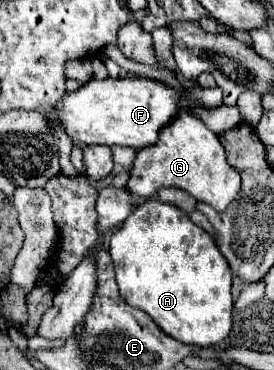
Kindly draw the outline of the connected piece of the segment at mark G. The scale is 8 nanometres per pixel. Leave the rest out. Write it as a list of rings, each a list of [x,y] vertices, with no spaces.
[[[178,116],[172,126],[162,130],[158,142],[138,152],[134,168],[130,170],[128,190],[134,196],[152,198],[162,188],[178,188],[192,194],[198,202],[210,204],[216,212],[224,212],[240,192],[242,178],[226,160],[226,150],[218,136],[206,128],[206,124],[192,116]]]

